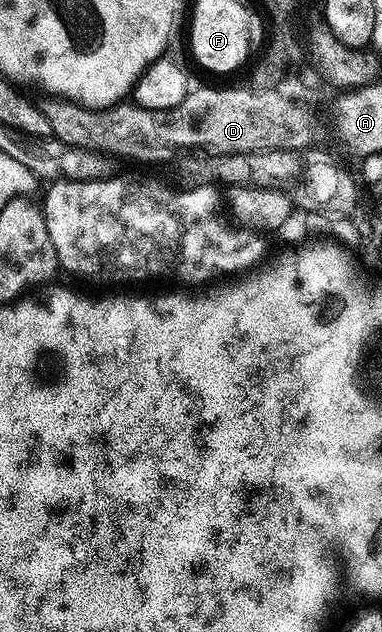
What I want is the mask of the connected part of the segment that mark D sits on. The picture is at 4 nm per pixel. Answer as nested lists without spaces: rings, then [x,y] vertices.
[[[193,87],[186,98],[170,110],[146,110],[135,102],[121,102],[110,108],[84,108],[63,98],[44,98],[39,105],[55,139],[91,152],[105,152],[121,161],[171,162],[185,150],[229,156],[275,148],[307,149],[312,140],[312,118],[303,108],[304,104],[284,92],[276,92],[275,87],[251,87]]]

